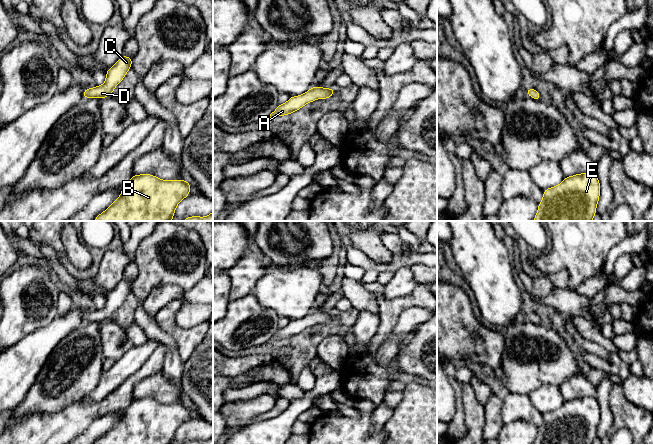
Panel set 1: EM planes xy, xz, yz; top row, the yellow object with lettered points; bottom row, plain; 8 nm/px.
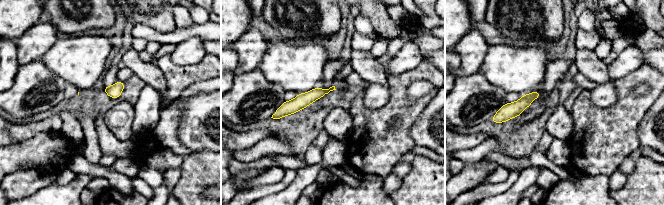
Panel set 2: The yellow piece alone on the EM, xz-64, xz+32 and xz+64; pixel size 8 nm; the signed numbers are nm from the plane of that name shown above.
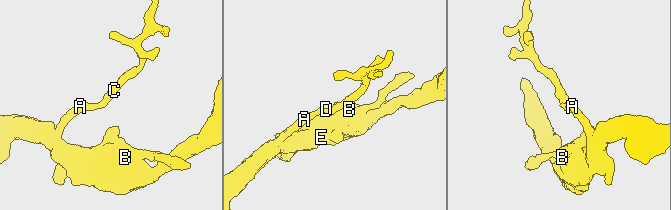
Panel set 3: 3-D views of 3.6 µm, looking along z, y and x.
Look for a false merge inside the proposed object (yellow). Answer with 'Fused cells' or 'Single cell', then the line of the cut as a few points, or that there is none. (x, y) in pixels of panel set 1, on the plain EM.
Single cell. No split

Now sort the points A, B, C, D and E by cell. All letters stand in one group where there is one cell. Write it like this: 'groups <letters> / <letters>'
groups A B C D E

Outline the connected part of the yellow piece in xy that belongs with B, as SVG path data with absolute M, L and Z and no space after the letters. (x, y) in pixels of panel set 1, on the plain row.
M134 398L119 421L94 445L171 445L177 429L190 419L190 406Z

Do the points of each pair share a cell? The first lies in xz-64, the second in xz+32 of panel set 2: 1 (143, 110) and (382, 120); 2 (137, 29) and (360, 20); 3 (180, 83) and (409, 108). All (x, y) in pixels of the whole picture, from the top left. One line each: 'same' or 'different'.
1: different
2: same
3: same

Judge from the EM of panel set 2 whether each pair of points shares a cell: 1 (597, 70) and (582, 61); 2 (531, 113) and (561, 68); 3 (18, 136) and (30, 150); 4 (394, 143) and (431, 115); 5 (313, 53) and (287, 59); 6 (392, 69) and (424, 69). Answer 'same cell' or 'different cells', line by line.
1: same cell
2: same cell
3: different cells
4: different cells
5: same cell
6: different cells

